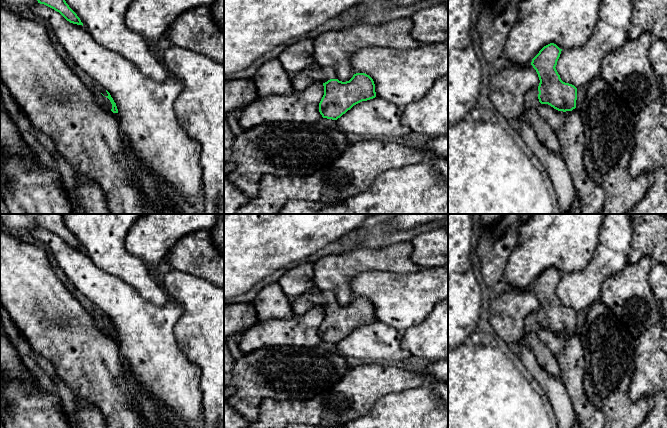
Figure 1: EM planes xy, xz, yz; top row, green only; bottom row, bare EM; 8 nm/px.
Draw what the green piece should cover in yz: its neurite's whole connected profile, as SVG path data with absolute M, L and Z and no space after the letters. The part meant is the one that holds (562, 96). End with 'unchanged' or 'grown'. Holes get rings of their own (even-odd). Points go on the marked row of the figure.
M550 43L544 46L532 59L540 83L525 95L524 116L532 126L537 139L552 153L560 154L561 145L549 124L540 116L541 104L548 104L558 111L572 111L576 108L577 88L561 80L556 70L562 49Z | grown

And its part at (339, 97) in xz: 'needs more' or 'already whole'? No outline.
needs more

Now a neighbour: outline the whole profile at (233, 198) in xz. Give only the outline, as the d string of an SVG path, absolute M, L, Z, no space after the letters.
M224 178L224 214L237 214L237 210L249 200L250 197Z

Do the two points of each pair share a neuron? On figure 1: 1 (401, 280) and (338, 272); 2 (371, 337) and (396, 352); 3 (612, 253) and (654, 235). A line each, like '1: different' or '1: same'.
1: different
2: same
3: different

